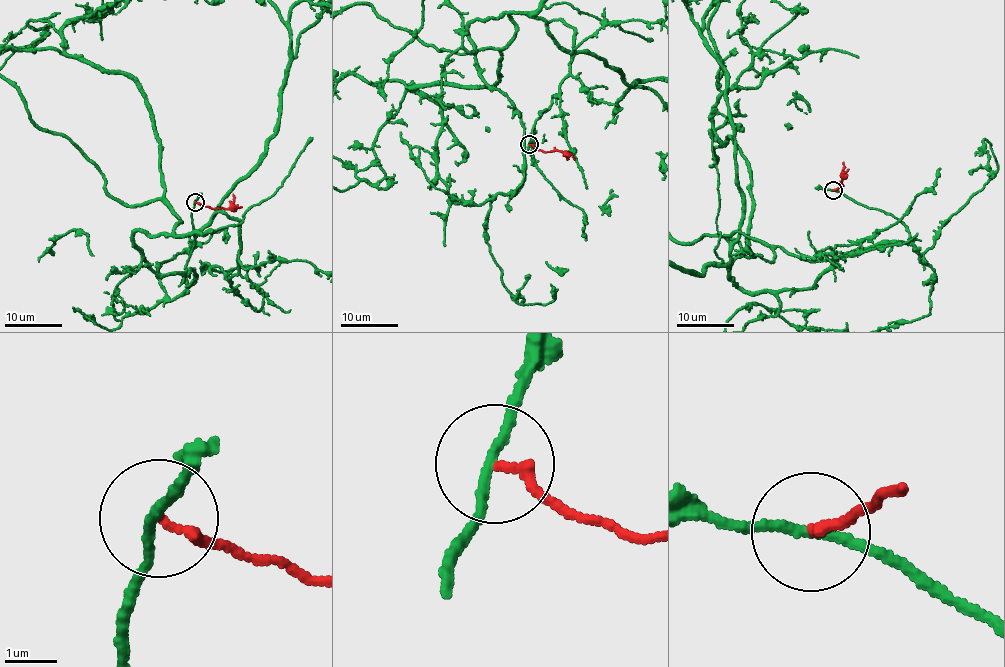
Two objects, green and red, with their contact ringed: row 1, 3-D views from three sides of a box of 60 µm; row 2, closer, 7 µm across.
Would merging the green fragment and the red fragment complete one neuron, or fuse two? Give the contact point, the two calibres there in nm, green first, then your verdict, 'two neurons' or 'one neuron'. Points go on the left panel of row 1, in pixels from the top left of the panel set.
(195, 202) | 170/190 nm | two neurons

